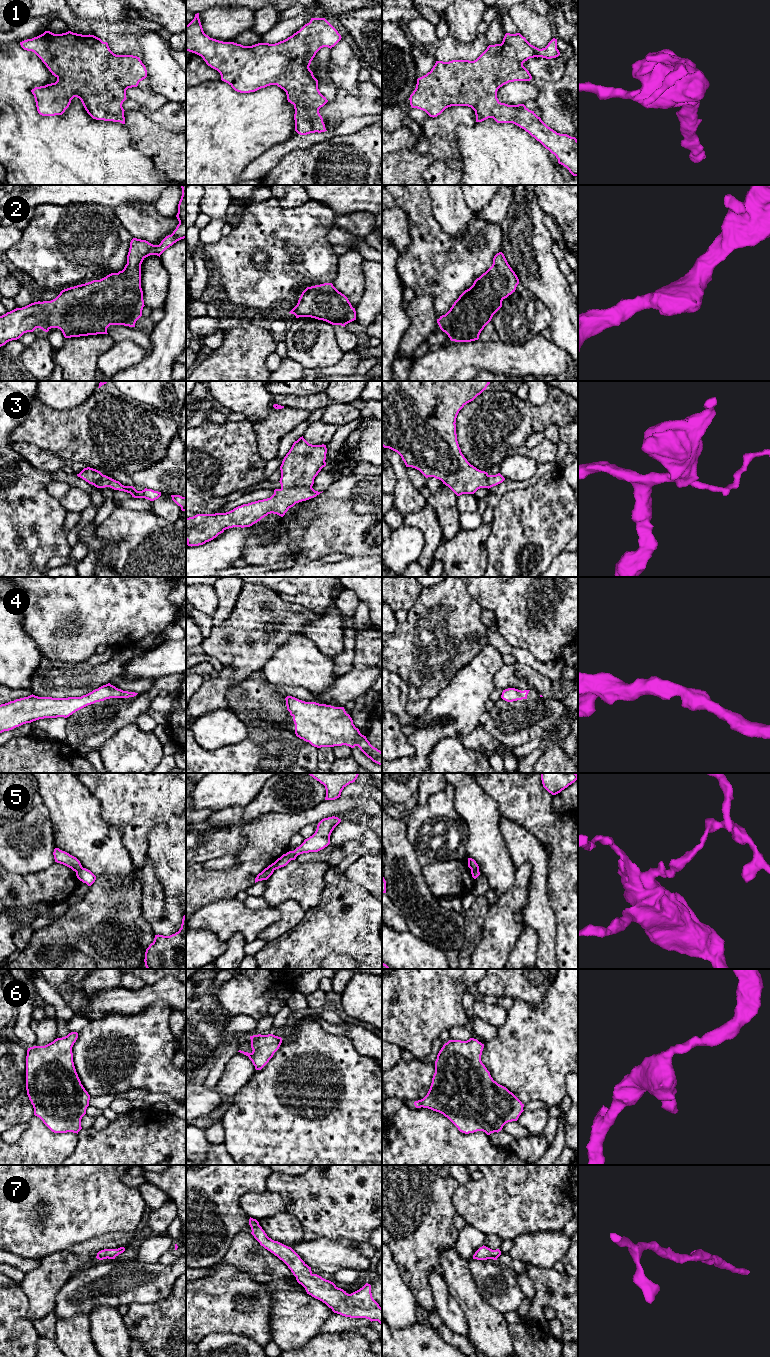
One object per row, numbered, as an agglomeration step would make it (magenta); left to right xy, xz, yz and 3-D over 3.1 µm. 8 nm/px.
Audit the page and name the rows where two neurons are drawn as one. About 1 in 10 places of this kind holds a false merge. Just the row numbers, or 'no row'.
5

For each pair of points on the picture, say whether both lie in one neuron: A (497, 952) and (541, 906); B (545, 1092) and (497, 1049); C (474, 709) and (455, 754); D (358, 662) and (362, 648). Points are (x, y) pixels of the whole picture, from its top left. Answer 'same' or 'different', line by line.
A: different
B: same
C: different
D: same

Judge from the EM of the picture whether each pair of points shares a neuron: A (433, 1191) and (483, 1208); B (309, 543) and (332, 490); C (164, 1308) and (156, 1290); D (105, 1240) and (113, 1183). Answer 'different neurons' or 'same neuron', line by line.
A: different neurons
B: different neurons
C: different neurons
D: different neurons

